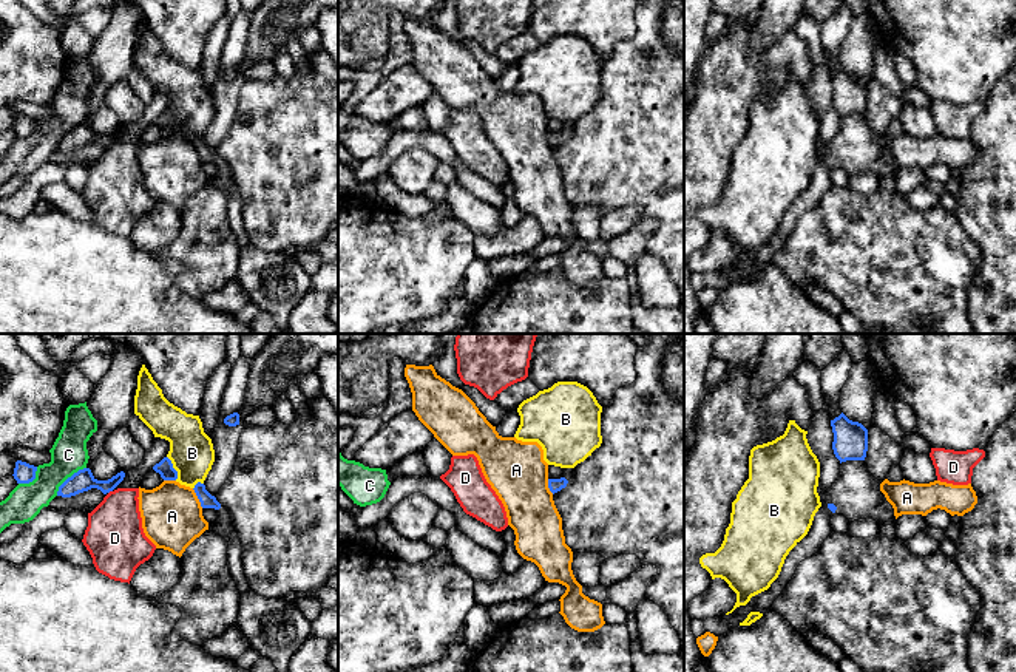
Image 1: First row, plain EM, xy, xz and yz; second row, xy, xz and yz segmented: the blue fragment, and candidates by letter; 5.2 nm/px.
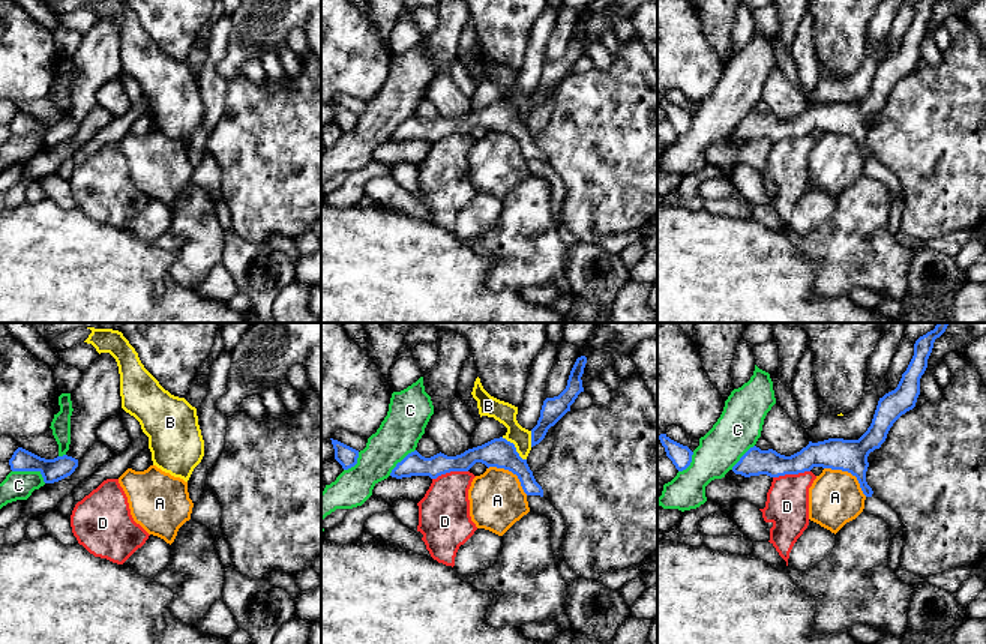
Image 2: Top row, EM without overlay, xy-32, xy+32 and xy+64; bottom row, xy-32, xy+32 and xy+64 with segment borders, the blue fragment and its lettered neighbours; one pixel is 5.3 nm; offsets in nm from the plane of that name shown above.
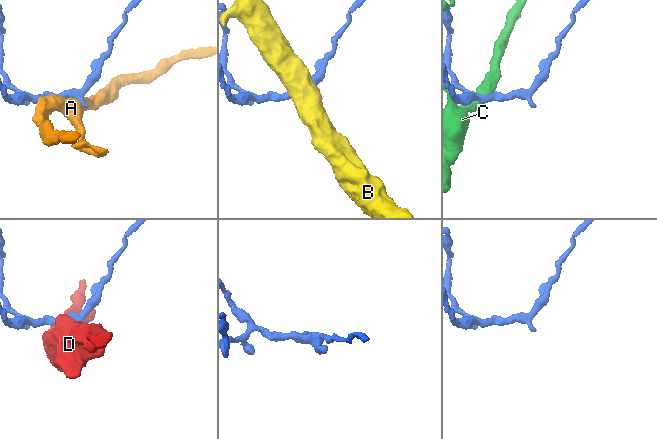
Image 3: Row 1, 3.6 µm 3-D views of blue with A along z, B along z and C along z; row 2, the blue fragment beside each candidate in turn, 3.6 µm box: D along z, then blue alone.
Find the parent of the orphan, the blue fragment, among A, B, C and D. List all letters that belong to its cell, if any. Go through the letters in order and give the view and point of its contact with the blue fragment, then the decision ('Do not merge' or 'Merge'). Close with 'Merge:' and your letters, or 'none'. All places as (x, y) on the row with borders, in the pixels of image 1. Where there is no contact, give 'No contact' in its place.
A: Touches blue at xy (198, 498). Do not merge
B: Touches blue at xy (173, 468). Do not merge
C: Touches blue at xy (68, 478). Do not merge
D: Touches blue at xy (110, 490). Do not merge
Merge: none

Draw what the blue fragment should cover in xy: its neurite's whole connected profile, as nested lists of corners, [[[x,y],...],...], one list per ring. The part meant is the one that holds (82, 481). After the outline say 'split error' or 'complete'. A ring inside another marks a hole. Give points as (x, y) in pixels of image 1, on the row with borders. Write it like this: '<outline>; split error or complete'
[[[90,468],[79,470],[71,477],[68,477],[57,491],[57,496],[71,497],[79,493],[88,491],[91,488],[100,490],[103,494],[113,491],[125,477],[120,471],[108,480],[97,480]]]; complete

